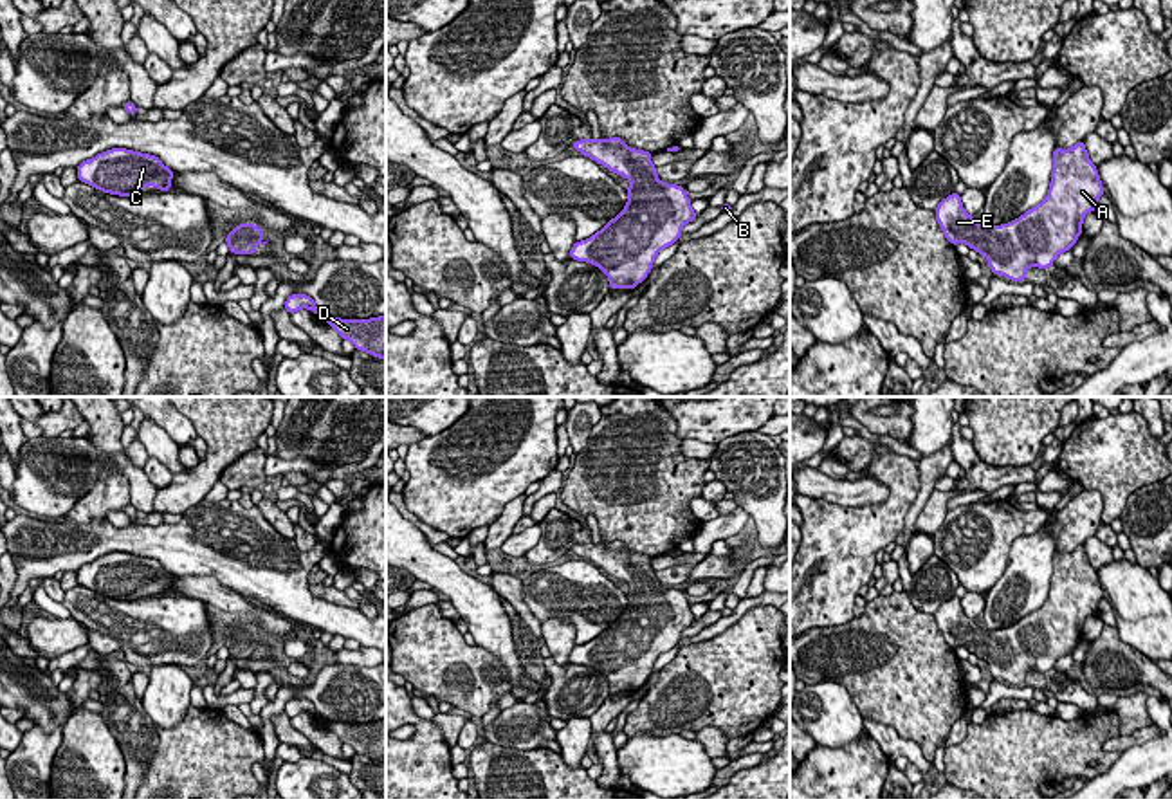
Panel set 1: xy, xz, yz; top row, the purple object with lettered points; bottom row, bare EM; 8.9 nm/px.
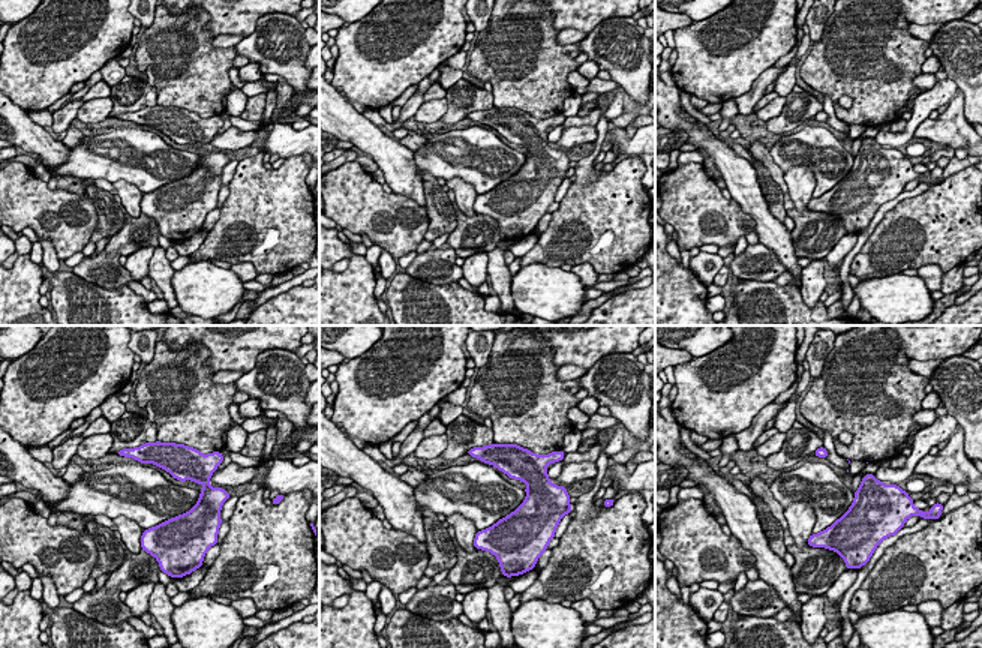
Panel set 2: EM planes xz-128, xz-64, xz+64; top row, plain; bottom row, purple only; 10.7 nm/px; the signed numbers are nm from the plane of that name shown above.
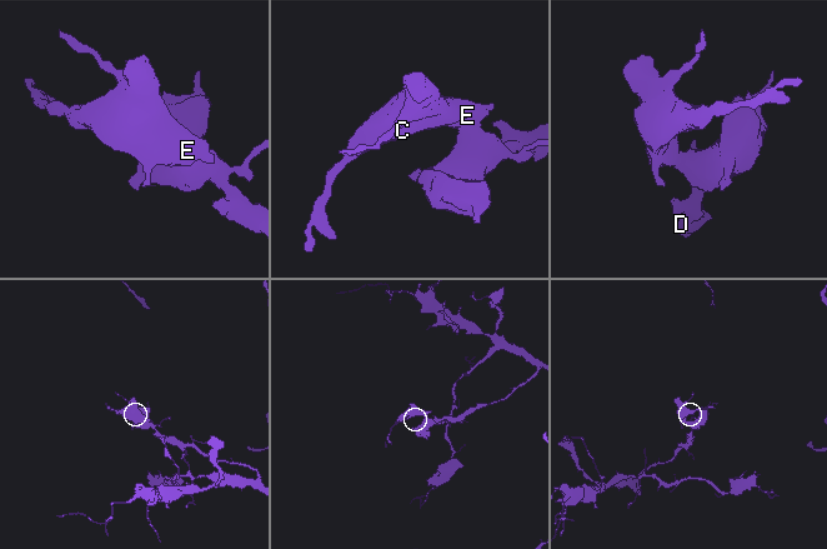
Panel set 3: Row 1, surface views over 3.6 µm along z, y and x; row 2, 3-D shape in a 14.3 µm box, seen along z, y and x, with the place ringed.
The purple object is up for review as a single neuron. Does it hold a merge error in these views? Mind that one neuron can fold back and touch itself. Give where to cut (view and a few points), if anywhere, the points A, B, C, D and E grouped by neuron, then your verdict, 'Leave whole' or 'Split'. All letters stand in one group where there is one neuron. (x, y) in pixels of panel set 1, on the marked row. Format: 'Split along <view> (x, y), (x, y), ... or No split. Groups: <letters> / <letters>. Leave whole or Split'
No split. Groups: A B C D E. Leave whole

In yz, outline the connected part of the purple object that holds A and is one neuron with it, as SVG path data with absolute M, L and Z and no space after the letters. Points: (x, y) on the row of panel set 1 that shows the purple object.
M1084 141L1053 152L1053 171L1046 198L1003 225L981 225L952 193L934 209L936 220L952 243L966 243L988 260L993 276L1026 280L1033 265L1048 269L1060 253L1071 251L1082 234L1082 222L1098 209L1103 186Z

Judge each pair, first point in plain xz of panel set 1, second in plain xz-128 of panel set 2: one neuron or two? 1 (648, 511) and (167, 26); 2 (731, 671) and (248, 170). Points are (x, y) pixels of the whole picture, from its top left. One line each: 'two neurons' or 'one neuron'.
1: one neuron
2: one neuron

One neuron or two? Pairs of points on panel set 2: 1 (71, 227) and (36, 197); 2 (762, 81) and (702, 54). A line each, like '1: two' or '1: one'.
1: one
2: two

